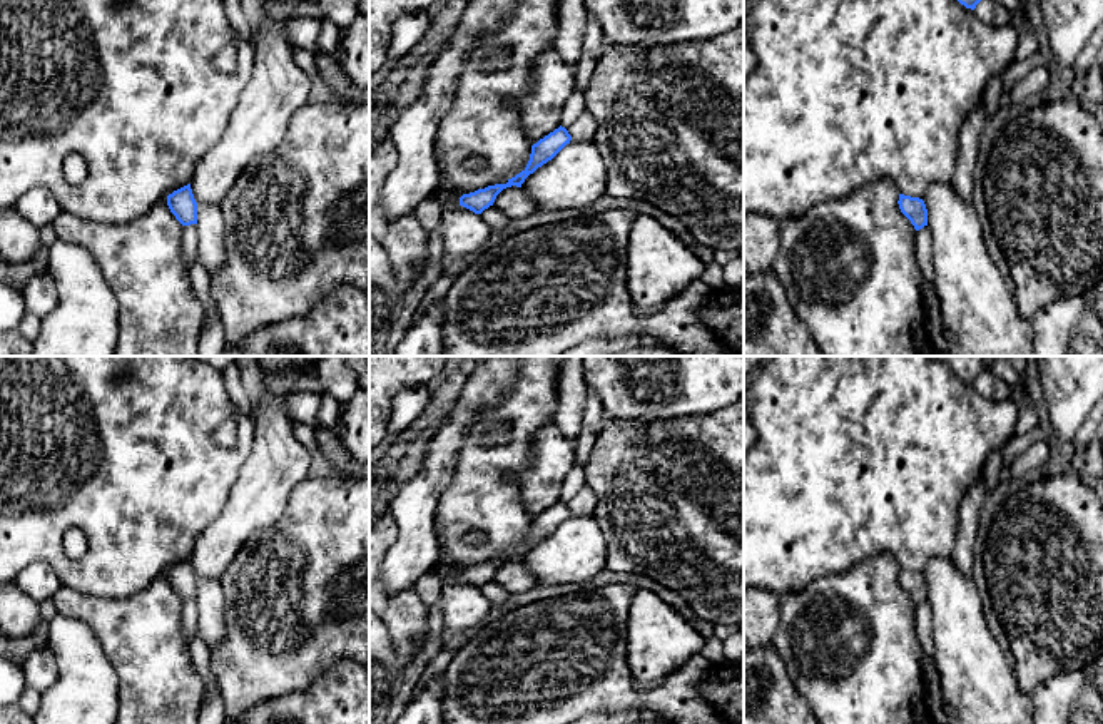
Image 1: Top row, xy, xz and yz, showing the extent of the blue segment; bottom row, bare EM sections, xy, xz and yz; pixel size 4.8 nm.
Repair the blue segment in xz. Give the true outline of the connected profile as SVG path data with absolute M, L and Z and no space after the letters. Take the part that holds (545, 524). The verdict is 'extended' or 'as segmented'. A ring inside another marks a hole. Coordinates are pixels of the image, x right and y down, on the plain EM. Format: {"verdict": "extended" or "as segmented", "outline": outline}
{"verdict": "as segmented", "outline": "M558 502L536 518L531 520L531 528L526 542L516 548L515 552L508 553L506 558L495 558L485 563L478 563L470 568L463 568L460 572L460 580L473 585L475 589L481 589L485 584L493 580L496 570L511 560L521 562L525 553L533 548L538 542L552 535L567 518L570 518L572 510L565 502Z"}

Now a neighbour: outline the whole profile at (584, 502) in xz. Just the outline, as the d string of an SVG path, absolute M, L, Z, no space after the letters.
M583 485L567 505L572 510L572 515L593 515L597 495L593 493L592 488Z

